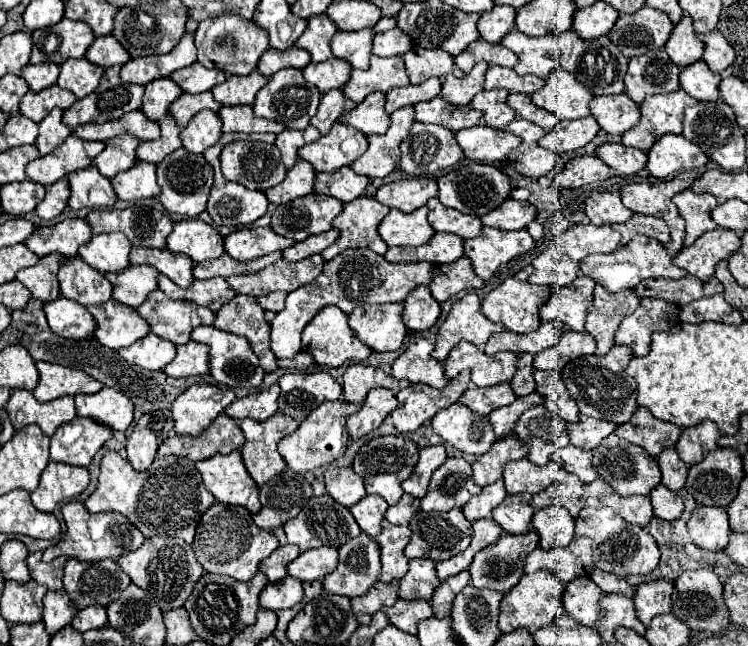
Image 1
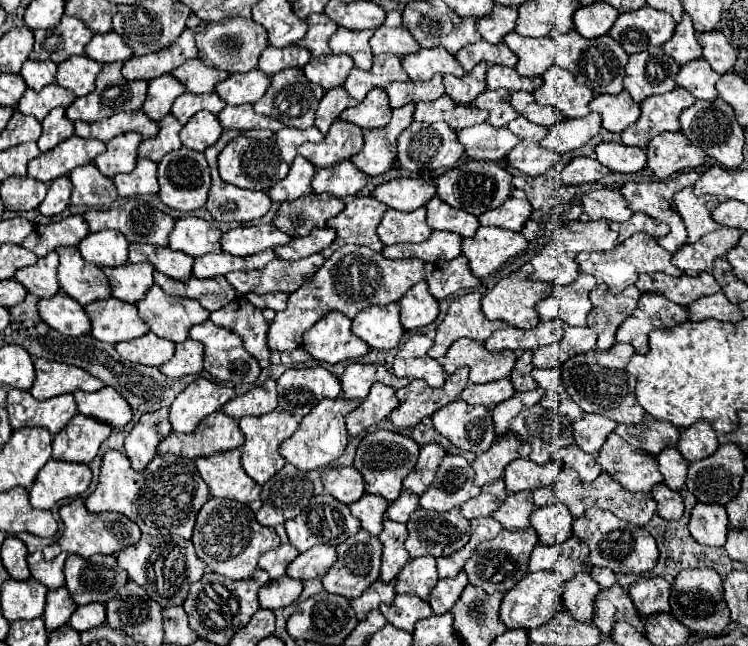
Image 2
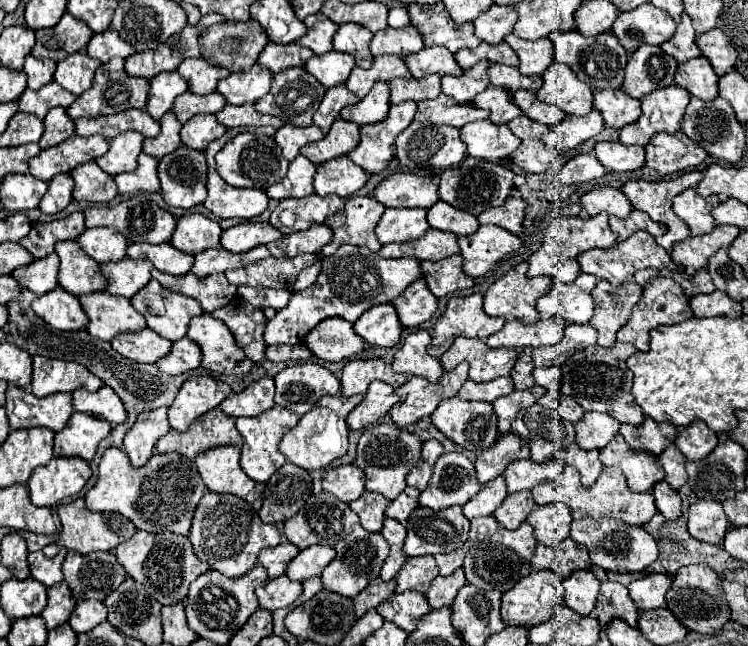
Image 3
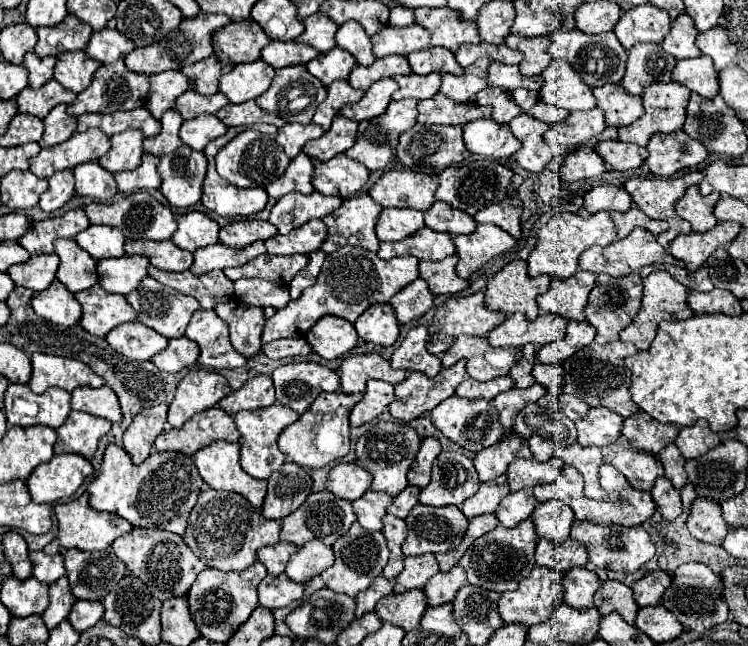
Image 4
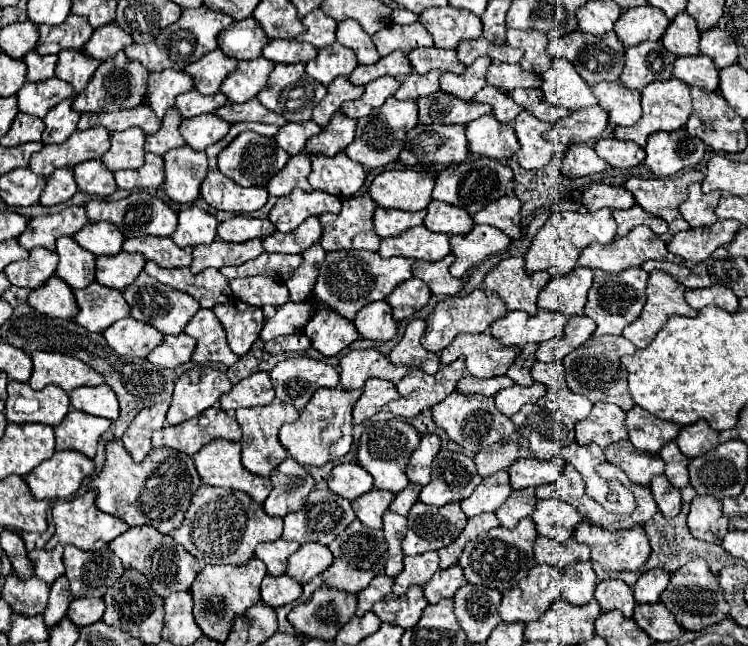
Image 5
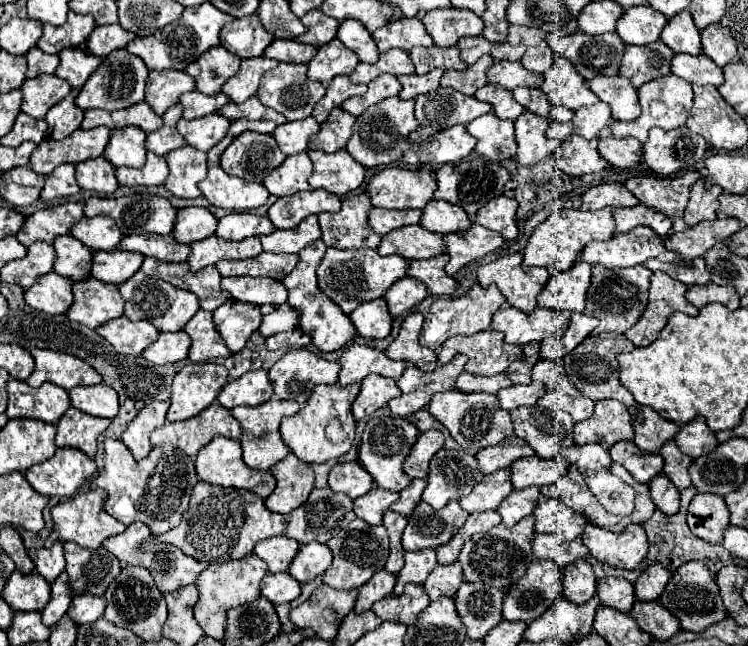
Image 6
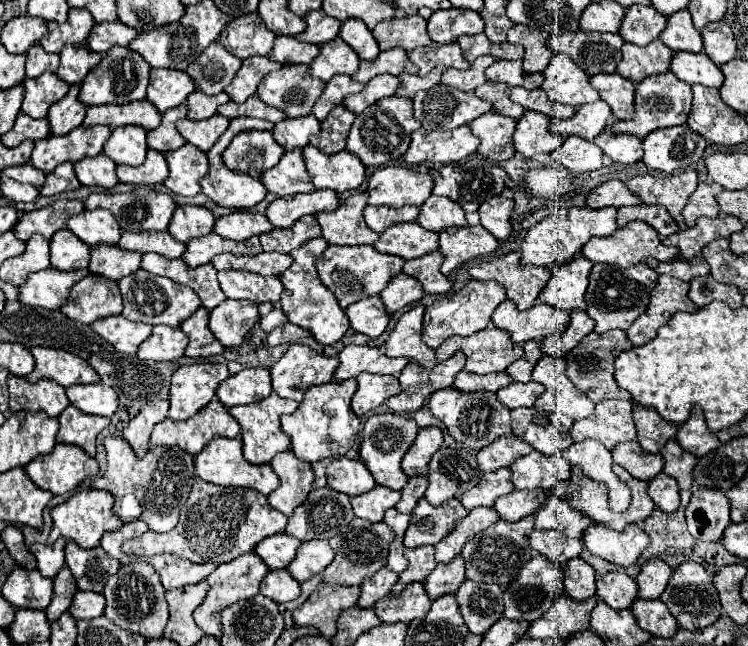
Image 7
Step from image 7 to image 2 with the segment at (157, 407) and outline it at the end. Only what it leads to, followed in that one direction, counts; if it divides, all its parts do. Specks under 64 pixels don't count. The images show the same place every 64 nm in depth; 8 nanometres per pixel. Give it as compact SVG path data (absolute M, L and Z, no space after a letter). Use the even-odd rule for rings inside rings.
M168 408L142 414L138 424L124 440L124 454L130 458L134 470L146 468L146 464L156 456L156 446L172 432L168 422Z

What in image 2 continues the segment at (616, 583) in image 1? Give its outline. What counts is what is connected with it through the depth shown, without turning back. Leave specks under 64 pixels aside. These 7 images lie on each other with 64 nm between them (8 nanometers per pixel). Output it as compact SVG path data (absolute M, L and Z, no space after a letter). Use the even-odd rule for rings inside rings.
M592 568L592 578L602 586L602 588L610 588L616 584L616 578L614 578L614 572L608 570L608 568Z

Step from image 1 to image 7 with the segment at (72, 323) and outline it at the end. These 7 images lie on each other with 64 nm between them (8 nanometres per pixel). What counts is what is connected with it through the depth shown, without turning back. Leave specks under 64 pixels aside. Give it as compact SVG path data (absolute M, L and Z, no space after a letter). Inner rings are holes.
M46 268L34 272L18 288L18 300L28 306L58 310L66 302L70 288L86 276L86 270L88 268L84 268L84 272L60 272L56 268Z

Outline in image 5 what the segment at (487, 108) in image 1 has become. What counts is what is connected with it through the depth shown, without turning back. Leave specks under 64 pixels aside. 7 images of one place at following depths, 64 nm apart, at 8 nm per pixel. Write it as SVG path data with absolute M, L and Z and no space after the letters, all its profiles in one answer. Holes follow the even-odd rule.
M484 86L476 94L474 100L482 102L482 104L490 104L494 108L494 116L500 122L512 122L522 112L522 108L508 94L504 94L502 90L498 90L496 86Z

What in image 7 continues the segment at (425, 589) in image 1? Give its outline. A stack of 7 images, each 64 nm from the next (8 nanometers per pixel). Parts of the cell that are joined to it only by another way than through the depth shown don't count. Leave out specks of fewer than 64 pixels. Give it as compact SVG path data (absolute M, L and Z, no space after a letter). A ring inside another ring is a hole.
M418 546L412 550L406 550L404 556L408 558L408 568L398 576L398 582L394 584L394 594L400 594L402 588L410 582L424 582L426 576L436 568L434 560L434 546Z

